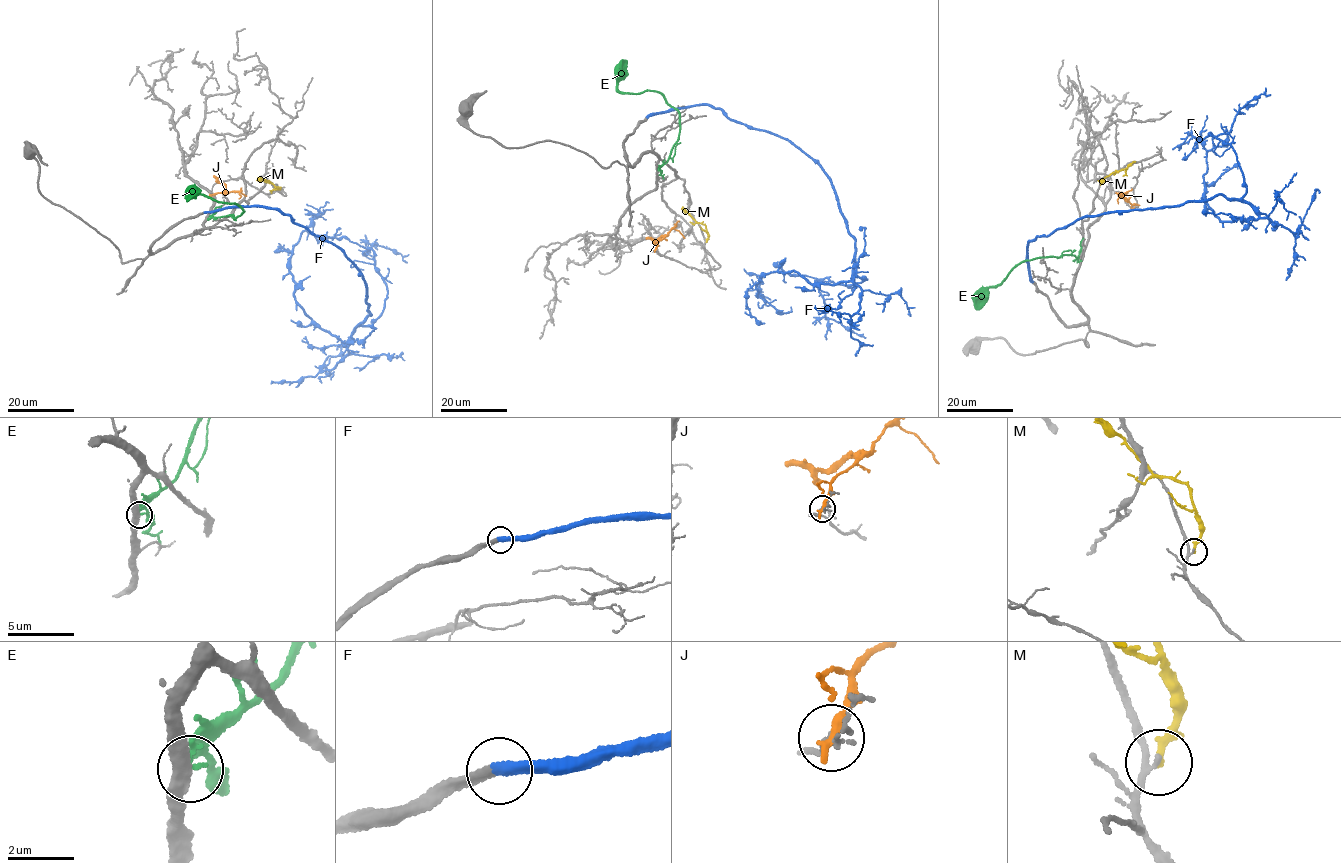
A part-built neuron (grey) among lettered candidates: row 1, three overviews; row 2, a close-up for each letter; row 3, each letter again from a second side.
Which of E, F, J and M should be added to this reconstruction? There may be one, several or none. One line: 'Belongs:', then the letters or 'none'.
Belongs: F

